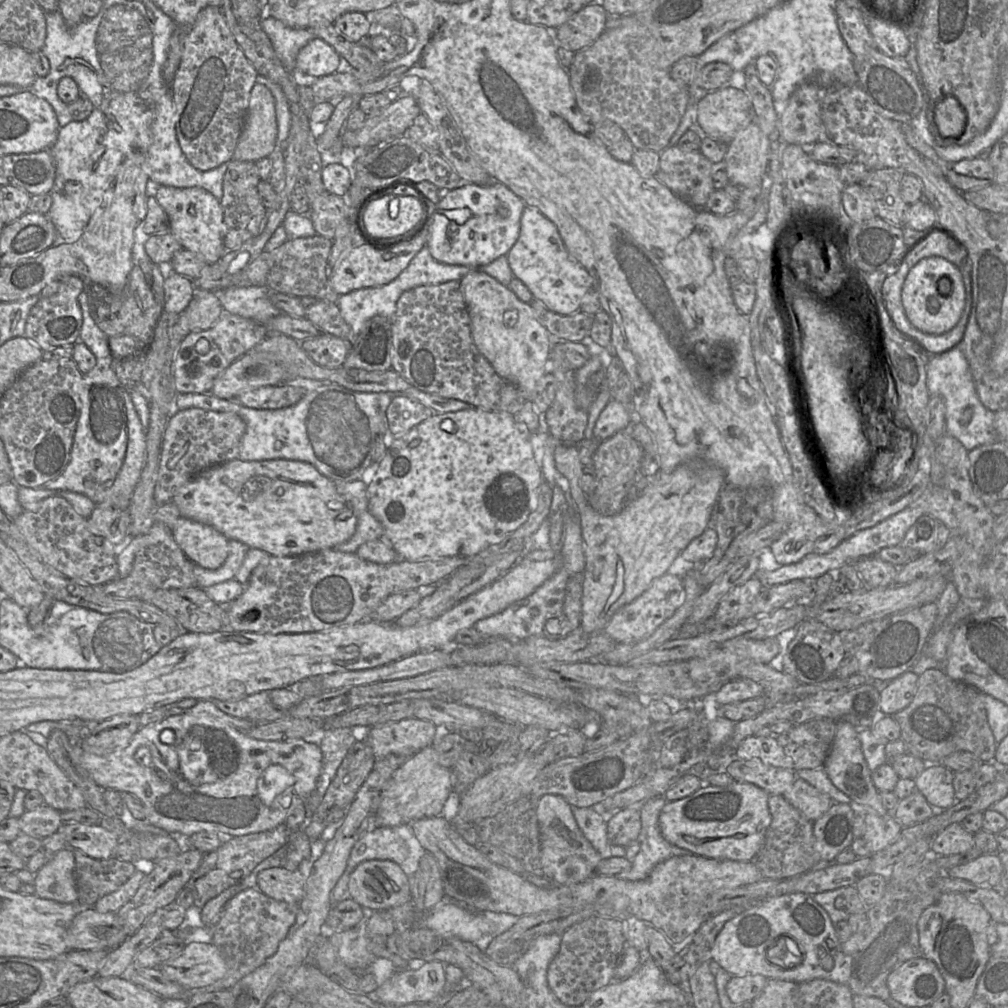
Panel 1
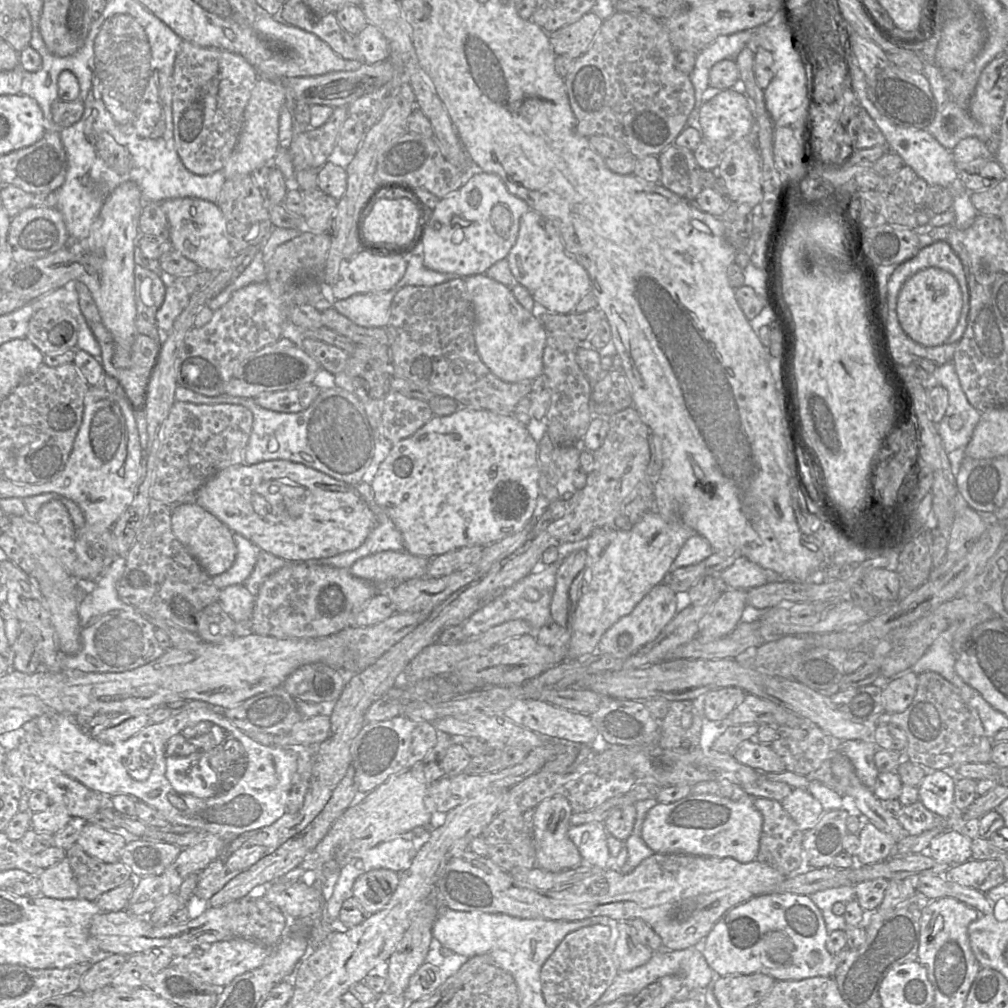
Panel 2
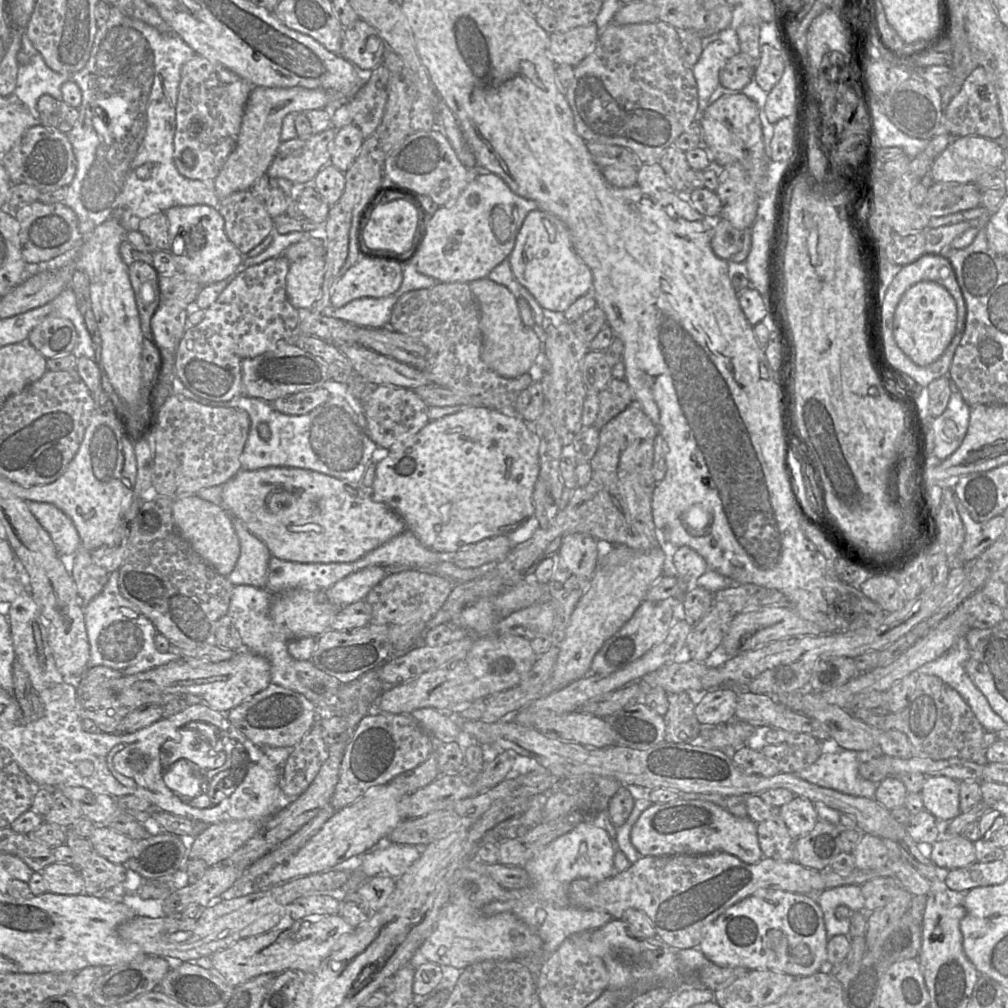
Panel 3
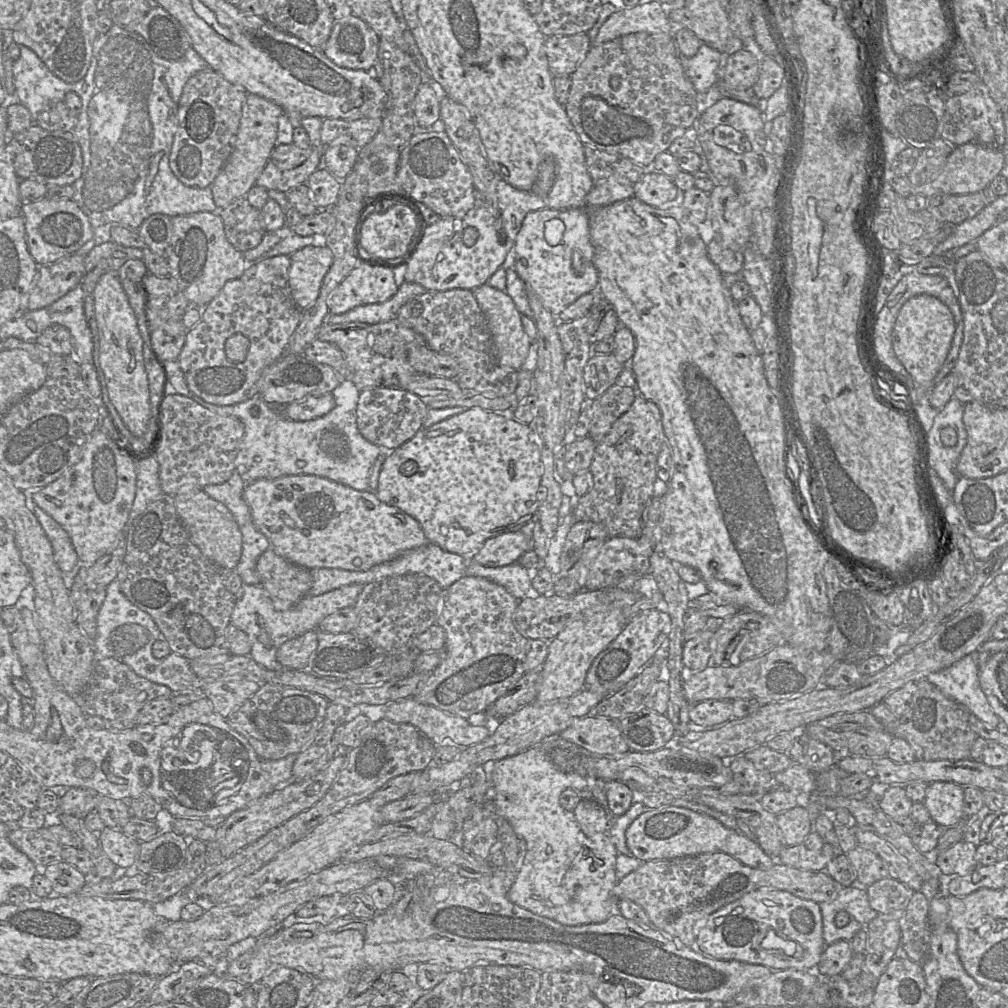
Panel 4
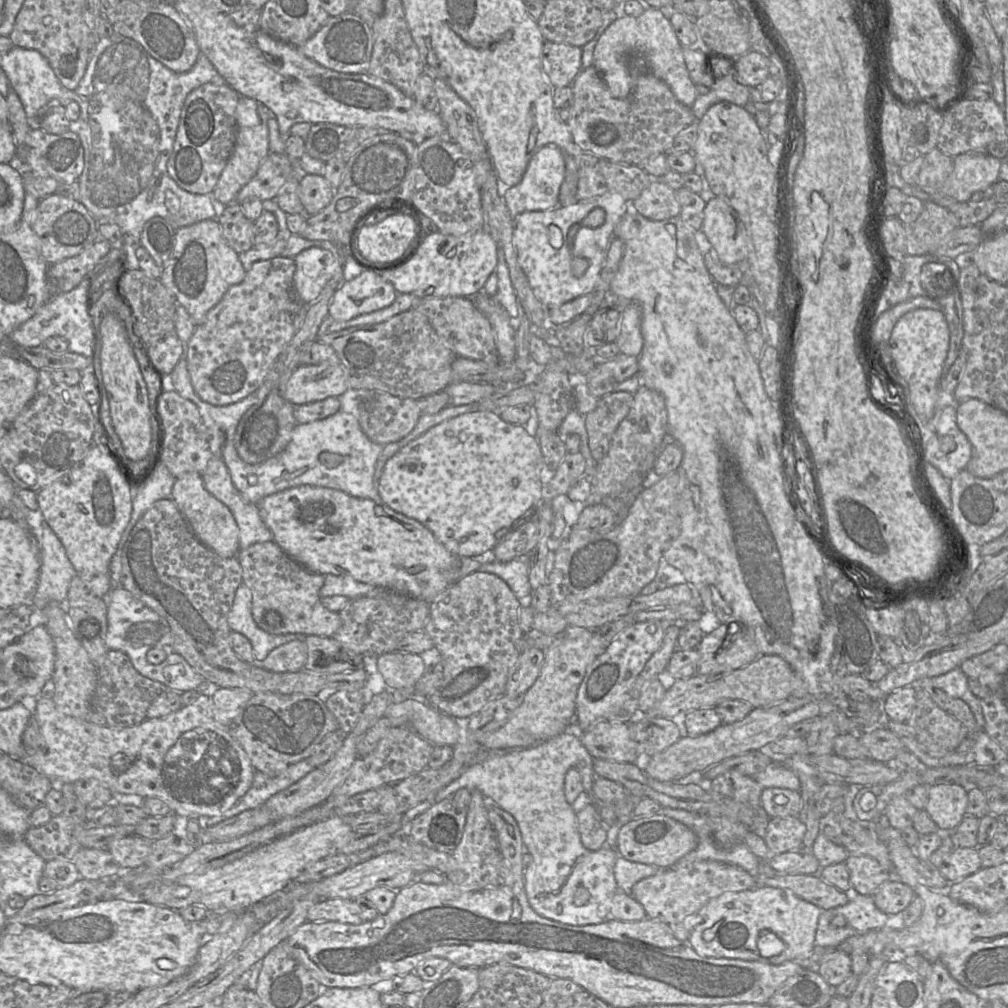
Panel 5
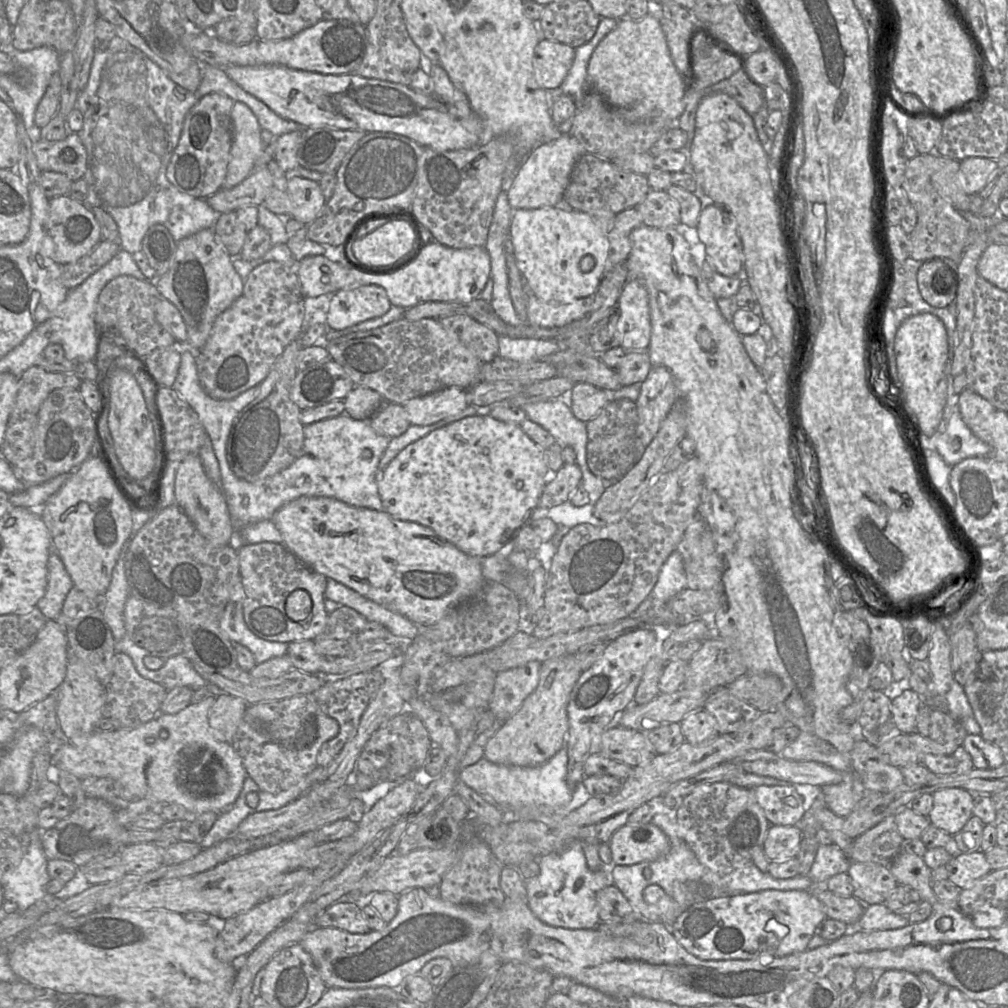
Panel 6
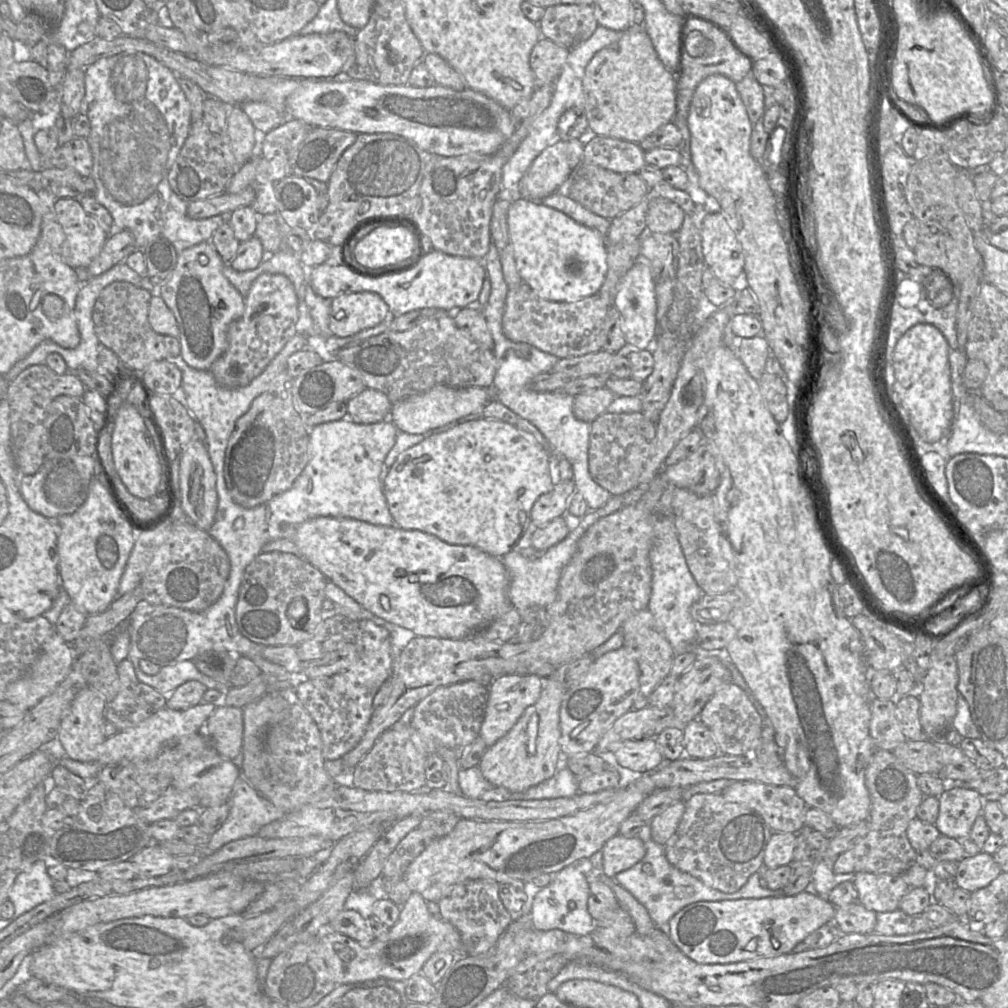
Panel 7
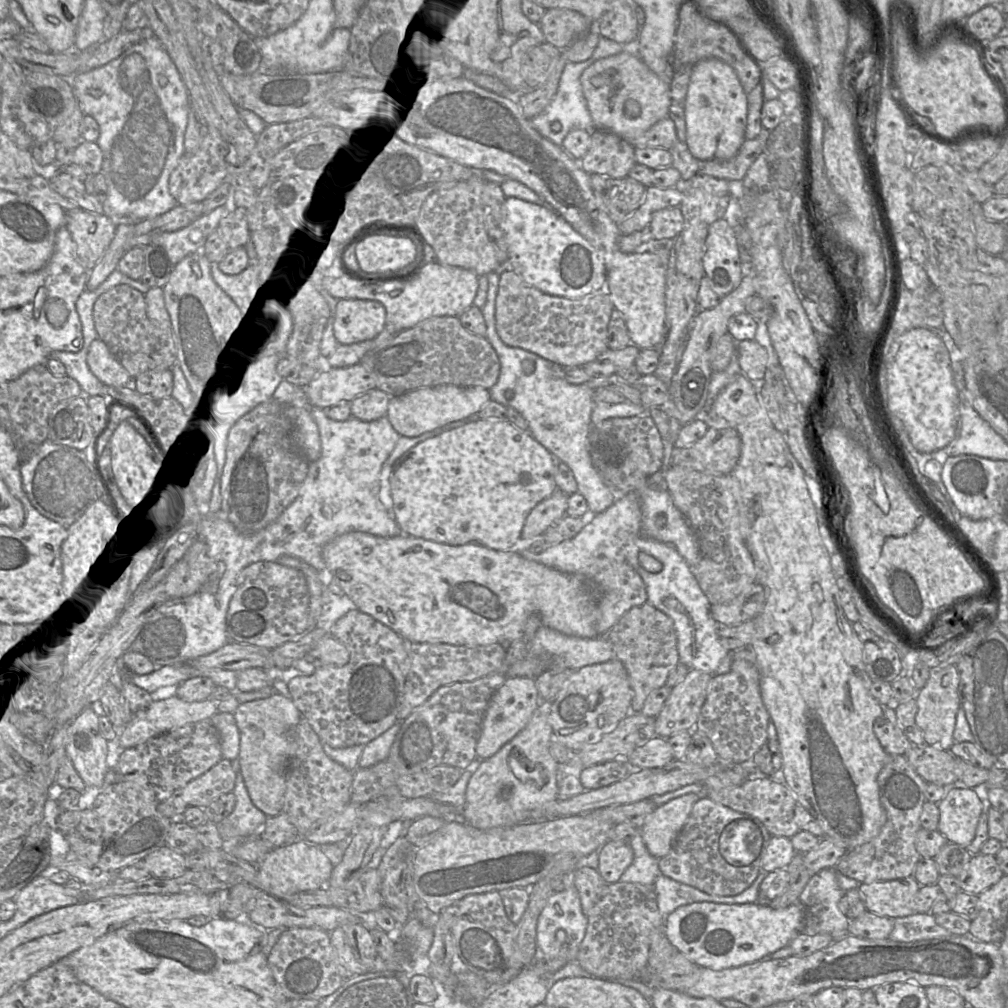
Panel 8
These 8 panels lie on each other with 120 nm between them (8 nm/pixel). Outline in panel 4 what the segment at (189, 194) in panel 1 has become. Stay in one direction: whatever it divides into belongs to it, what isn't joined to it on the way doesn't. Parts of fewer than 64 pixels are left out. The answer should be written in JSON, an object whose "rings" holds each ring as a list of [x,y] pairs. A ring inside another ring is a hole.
{"rings":[[[198,212],[170,218],[172,239],[167,260],[169,276],[178,282],[191,305],[204,308],[226,282],[244,273],[246,260],[243,253],[227,240],[220,215]]]}

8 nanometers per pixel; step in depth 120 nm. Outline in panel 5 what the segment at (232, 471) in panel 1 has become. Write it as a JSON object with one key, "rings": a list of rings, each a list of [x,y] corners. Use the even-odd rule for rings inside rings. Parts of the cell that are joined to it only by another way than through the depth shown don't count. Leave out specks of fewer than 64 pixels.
{"rings":[[[300,485],[288,488],[277,493],[264,497],[258,504],[258,508],[265,525],[273,534],[273,541],[291,558],[296,560],[308,570],[320,573],[322,575],[332,574],[336,576],[351,576],[359,582],[393,589],[404,593],[411,597],[422,599],[431,603],[441,592],[443,592],[451,584],[457,580],[457,569],[459,567],[460,558],[449,552],[433,535],[433,533],[423,524],[415,519],[409,518],[398,513],[388,507],[386,504],[377,504],[370,499],[360,499],[348,495],[347,493],[324,487],[316,487],[309,485]]]}

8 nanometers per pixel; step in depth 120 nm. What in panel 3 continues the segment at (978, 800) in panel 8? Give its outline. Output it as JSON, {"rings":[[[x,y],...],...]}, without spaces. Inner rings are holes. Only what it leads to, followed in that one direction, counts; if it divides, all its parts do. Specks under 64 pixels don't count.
{"rings":[[[930,776],[921,790],[924,809],[942,825],[947,825],[960,813],[959,781],[946,776]]]}

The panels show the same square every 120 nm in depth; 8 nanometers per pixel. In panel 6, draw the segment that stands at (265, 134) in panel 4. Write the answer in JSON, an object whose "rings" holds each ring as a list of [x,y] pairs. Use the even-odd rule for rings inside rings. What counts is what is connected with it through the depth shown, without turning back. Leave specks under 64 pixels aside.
{"rings":[[[235,101],[231,111],[232,144],[226,177],[222,189],[231,189],[244,181],[254,170],[254,164],[262,153],[261,128],[252,110],[243,102]]]}

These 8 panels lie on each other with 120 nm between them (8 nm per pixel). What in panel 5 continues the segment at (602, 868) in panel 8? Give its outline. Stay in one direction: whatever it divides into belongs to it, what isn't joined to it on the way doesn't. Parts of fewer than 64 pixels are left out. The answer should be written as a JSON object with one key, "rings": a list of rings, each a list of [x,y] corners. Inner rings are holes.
{"rings":[[[661,813],[634,818],[619,831],[617,853],[628,861],[668,868],[697,846],[696,834],[683,823]]]}

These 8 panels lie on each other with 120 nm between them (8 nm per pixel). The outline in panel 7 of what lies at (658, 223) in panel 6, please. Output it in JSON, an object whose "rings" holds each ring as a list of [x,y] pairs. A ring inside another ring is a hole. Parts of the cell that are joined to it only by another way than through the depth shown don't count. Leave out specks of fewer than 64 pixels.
{"rings":[[[662,197],[653,199],[646,214],[646,231],[677,235],[684,217],[684,211],[677,204]]]}

